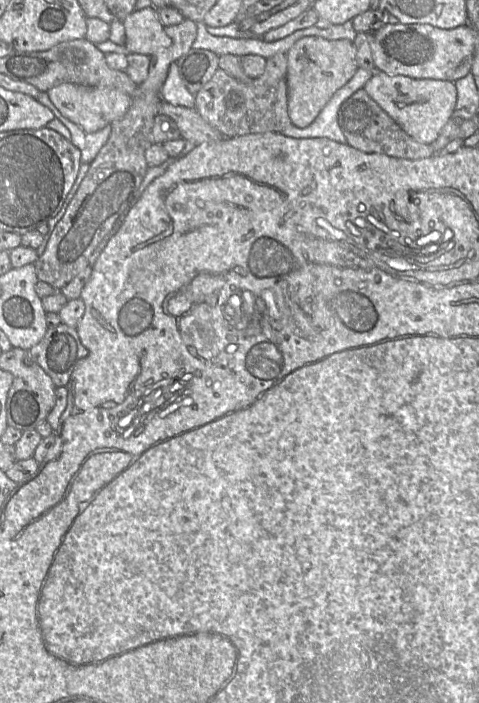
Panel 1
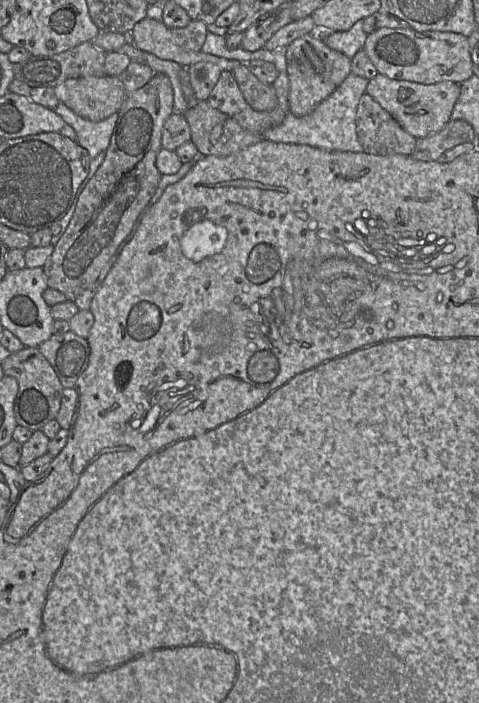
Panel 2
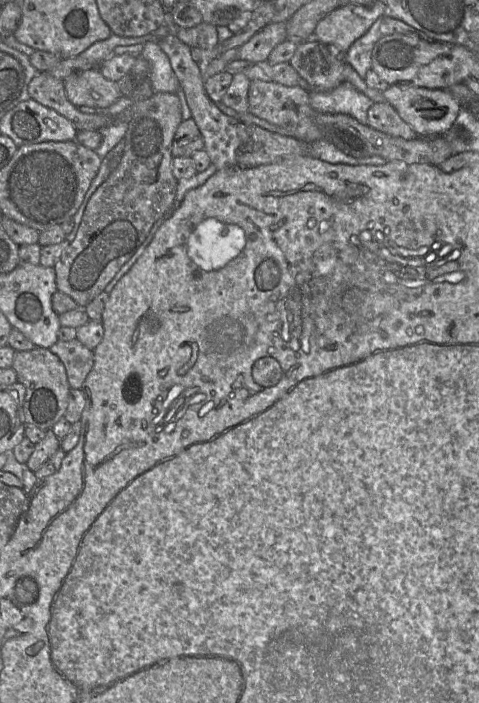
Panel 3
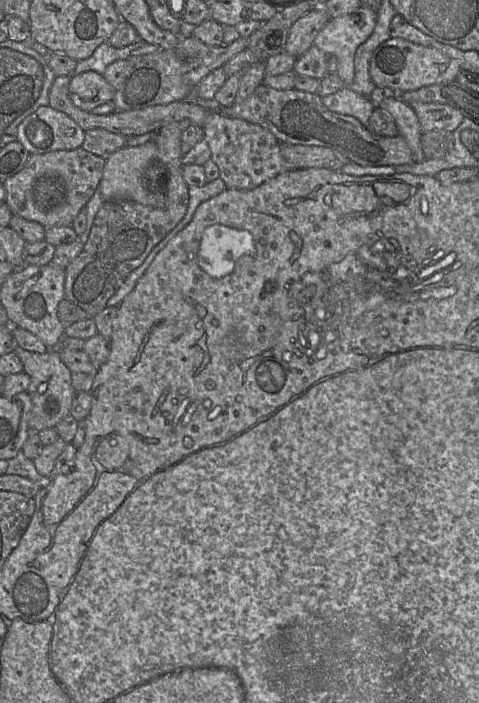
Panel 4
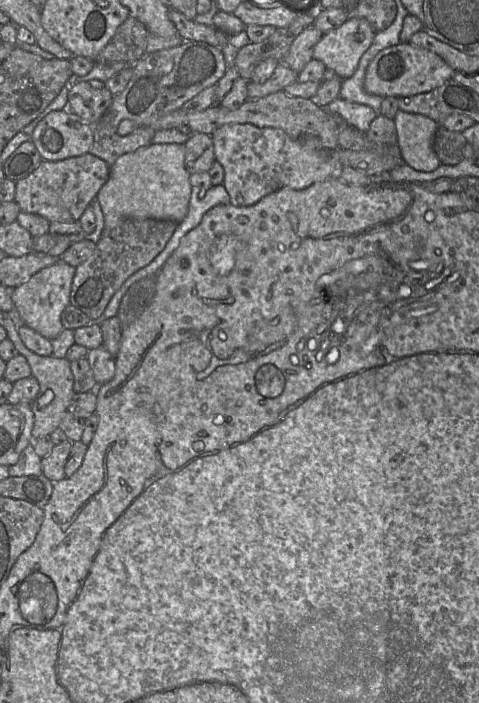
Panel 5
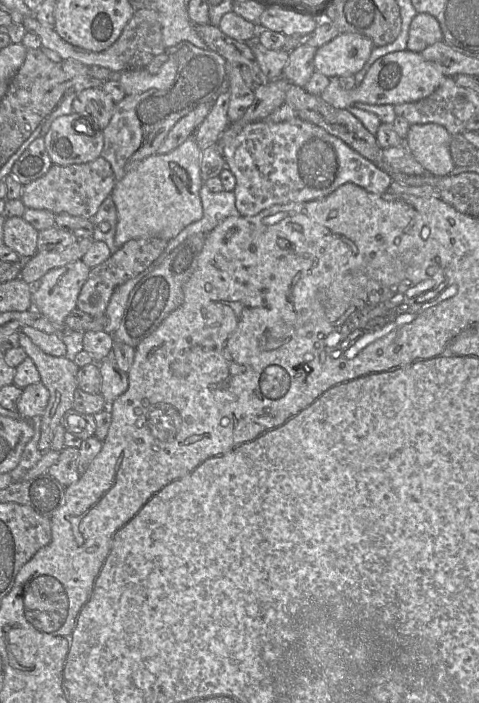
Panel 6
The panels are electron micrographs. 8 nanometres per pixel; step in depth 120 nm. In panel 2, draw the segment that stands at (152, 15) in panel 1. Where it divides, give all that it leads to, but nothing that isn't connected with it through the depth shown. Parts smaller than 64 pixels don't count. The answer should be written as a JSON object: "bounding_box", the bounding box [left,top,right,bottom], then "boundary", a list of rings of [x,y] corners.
{"bounding_box":[131,17,242,70],"boundary":[[[146,17],[135,24],[131,31],[133,44],[140,50],[155,56],[174,61],[183,67],[188,67],[197,62],[210,62],[222,70],[232,70],[242,62],[221,58],[202,51],[190,51],[179,47],[173,39],[170,29],[163,23]]]}

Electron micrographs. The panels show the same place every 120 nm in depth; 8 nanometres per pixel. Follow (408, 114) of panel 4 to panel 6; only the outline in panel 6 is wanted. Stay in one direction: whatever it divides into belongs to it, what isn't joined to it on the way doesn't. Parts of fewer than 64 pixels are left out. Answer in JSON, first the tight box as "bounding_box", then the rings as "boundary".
{"bounding_box":[404,124,455,176],"boundary":[[[412,124],[404,145],[427,173],[445,176],[455,167],[450,154],[451,138],[452,135],[439,124]]]}

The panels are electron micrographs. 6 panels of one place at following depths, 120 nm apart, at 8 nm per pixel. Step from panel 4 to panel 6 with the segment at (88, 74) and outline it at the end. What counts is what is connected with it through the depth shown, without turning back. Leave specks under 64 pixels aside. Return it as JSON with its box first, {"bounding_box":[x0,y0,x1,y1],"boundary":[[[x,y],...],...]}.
{"bounding_box":[72,88,115,132],"boundary":[[[87,88],[76,95],[72,106],[74,113],[88,119],[87,124],[101,132],[113,116],[115,103],[101,88]]]}

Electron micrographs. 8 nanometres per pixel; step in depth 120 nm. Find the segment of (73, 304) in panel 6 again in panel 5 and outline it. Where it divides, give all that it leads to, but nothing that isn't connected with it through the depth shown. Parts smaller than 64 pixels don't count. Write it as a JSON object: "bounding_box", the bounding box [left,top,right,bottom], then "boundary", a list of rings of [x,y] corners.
{"bounding_box":[12,262,75,340],"boundary":[[[63,262],[41,269],[27,282],[14,288],[12,300],[14,311],[19,316],[21,323],[49,340],[55,339],[63,330],[61,315],[70,304],[72,282],[75,267]]]}

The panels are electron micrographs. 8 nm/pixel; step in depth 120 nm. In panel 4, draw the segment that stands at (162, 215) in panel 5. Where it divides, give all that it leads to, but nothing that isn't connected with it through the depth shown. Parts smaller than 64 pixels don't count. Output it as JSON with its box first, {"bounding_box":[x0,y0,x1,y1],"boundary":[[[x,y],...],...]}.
{"bounding_box":[99,141,165,208],"boundary":[[[154,141],[141,146],[125,146],[105,159],[99,190],[104,201],[128,200],[143,205],[161,208],[165,205],[164,190],[156,184],[150,185],[144,179],[144,169],[158,156],[158,147]]]}

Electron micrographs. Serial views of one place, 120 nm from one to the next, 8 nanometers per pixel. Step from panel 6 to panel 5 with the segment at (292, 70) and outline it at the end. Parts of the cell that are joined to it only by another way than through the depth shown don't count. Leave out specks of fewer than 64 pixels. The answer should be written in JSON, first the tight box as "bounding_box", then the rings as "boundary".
{"bounding_box":[283,24,324,73],"boundary":[[[313,24],[308,25],[293,41],[283,61],[290,69],[300,73],[313,58],[315,46],[324,34]]]}

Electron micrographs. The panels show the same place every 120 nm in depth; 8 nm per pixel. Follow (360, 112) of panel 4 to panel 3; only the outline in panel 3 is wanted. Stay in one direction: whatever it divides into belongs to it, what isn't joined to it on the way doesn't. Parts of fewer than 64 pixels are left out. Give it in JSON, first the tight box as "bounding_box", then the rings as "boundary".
{"bounding_box":[310,82,372,124],"boundary":[[[348,82],[329,91],[310,92],[310,105],[322,113],[347,114],[361,124],[367,123],[367,111],[372,100]]]}

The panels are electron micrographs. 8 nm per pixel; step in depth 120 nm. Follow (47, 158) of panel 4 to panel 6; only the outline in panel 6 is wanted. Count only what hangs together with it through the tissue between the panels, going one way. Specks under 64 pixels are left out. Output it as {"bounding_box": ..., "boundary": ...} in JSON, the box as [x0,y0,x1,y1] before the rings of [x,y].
{"bounding_box":[20,157,116,219],"boundary":[[[102,157],[83,164],[53,164],[44,176],[23,185],[20,200],[27,208],[45,209],[56,215],[66,213],[90,219],[102,202],[110,197],[116,182],[110,163]]]}

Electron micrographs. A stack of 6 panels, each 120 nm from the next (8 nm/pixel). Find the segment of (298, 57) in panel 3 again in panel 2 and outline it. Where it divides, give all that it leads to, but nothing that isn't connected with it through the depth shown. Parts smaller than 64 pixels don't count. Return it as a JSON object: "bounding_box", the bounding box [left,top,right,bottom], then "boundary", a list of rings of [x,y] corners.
{"bounding_box":[286,34,352,117],"boundary":[[[305,34],[286,48],[289,78],[289,112],[297,117],[311,113],[352,73],[351,58],[327,46],[317,34]]]}

